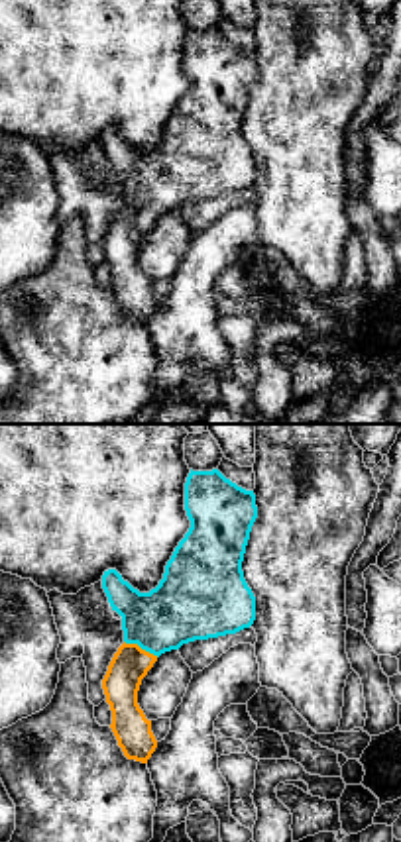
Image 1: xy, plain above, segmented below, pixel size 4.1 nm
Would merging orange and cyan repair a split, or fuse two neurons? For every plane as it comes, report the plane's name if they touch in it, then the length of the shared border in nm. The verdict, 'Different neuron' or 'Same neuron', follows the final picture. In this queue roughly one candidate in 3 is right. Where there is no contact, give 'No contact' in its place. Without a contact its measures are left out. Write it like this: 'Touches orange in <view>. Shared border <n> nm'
Touches orange in xy. Shared border 160 nm

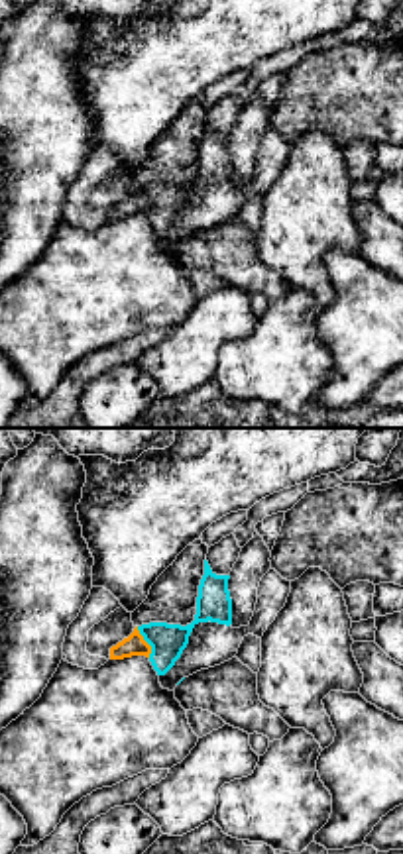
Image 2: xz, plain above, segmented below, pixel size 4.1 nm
Touches orange in xz. Shared border 140 nm

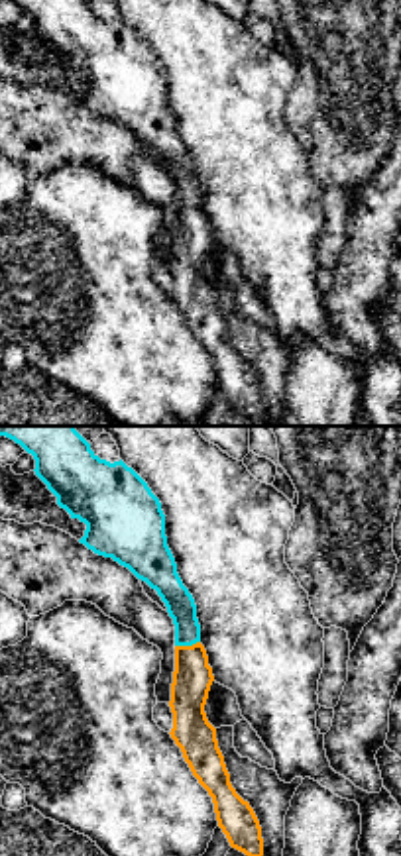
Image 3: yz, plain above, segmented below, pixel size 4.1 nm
Touches orange in yz. Shared border 110 nm

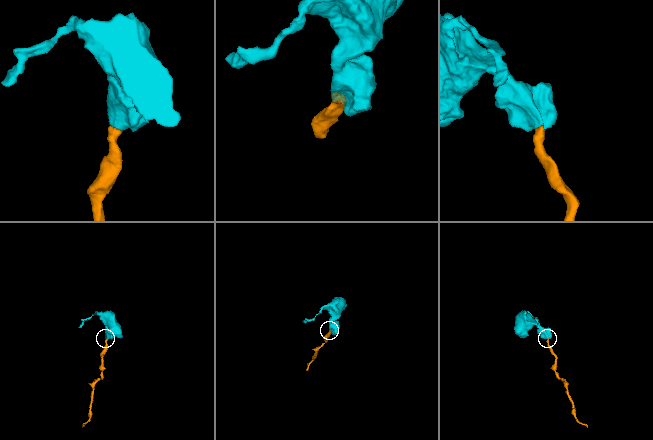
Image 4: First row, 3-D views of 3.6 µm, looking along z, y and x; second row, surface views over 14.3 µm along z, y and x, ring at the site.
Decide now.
Same neuron

